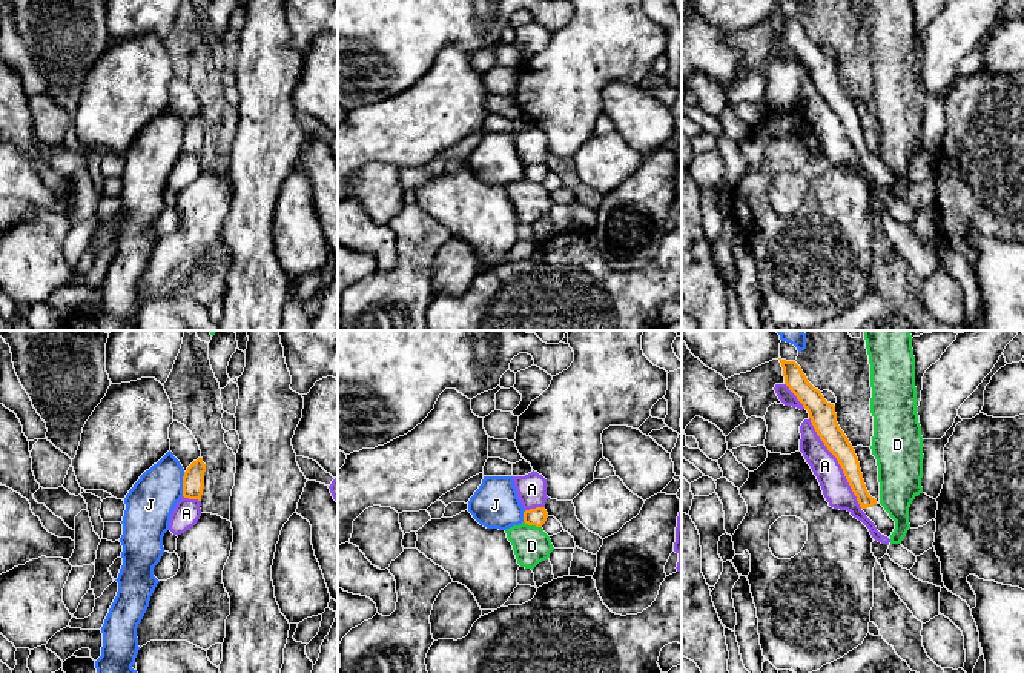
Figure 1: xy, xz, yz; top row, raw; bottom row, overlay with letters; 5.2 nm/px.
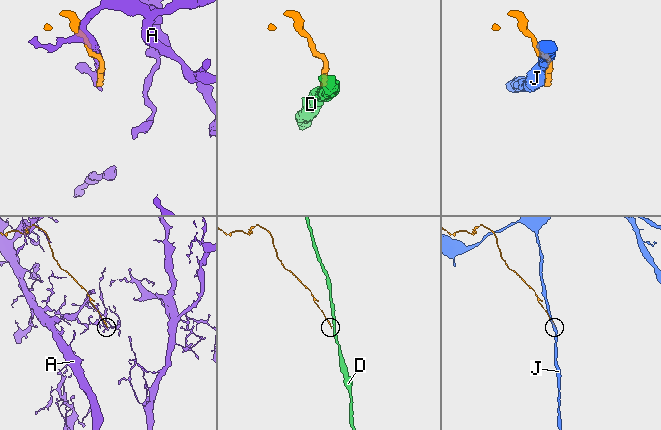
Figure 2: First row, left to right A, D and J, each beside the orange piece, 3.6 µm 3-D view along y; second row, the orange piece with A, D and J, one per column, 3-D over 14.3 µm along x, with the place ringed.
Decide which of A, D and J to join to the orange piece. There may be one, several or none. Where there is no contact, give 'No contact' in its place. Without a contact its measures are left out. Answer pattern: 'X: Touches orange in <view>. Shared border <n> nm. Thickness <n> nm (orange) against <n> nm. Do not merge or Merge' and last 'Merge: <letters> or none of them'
A: Touches orange in yz. Shared border 550 nm. Thickness 140 nm (orange) against 140 nm. Do not merge
D: Touches orange in xz. Shared border 100 nm. Thickness 100 nm (orange) against 190 nm. Do not merge
J: Touches orange in xy. Shared border 130 nm. Thickness 110 nm (orange) against 260 nm. Do not merge
Merge: none of them

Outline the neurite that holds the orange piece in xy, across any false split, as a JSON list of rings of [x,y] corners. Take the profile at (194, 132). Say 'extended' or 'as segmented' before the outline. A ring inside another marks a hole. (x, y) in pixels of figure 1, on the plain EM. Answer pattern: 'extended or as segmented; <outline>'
as segmented; [[[198,114],[187,123],[183,132],[184,154],[201,157],[204,144],[204,128],[206,128],[206,120],[203,118],[203,114]]]

